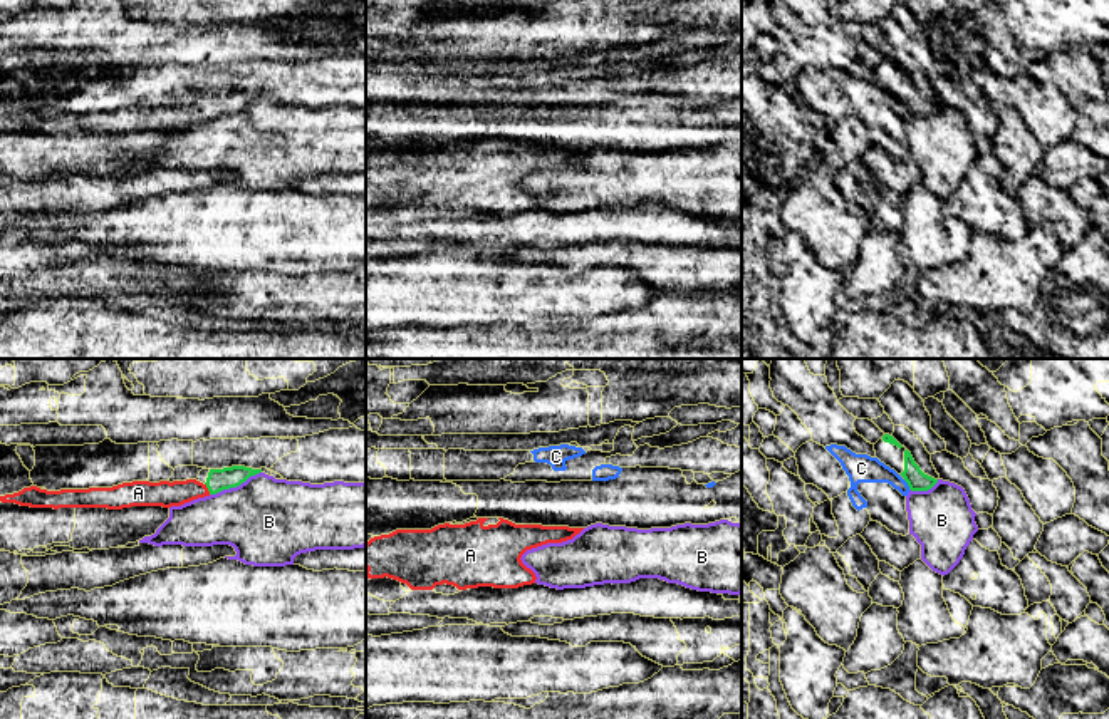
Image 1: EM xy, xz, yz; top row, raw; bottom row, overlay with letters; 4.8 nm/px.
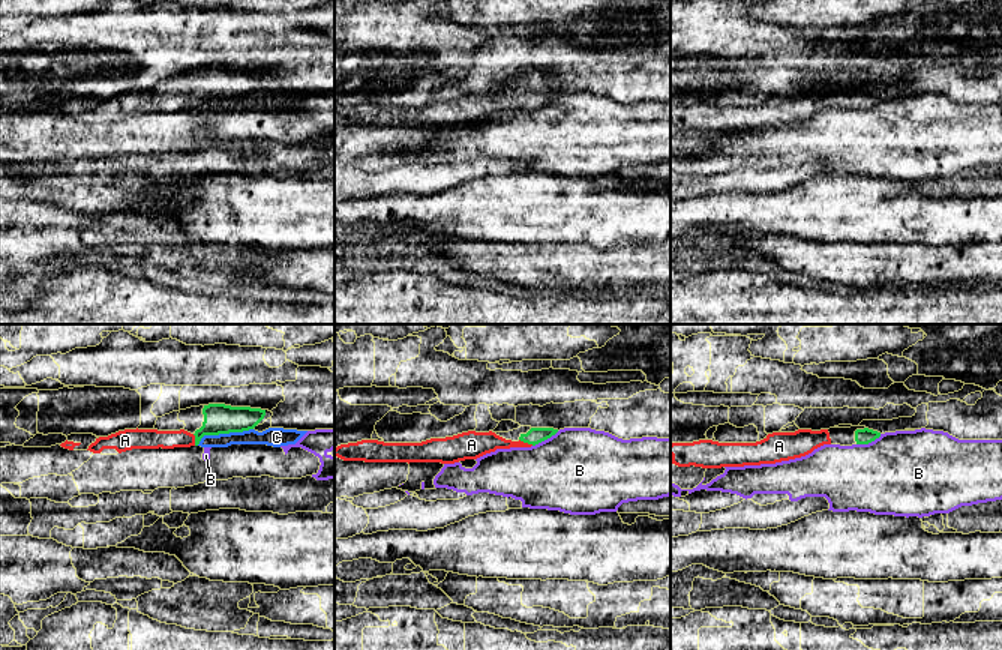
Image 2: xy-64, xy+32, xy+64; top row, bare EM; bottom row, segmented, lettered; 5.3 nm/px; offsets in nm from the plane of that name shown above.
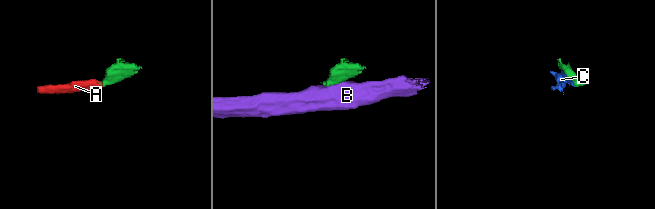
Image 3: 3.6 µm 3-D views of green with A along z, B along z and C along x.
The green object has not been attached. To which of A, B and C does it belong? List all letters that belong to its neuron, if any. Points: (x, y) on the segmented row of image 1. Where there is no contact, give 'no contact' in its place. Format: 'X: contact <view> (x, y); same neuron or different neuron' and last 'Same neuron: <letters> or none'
A: contact xy (207, 486); same neuron
B: contact xy (235, 486); different neuron
C: contact yz (908, 485); different neuron
Same neuron: A

